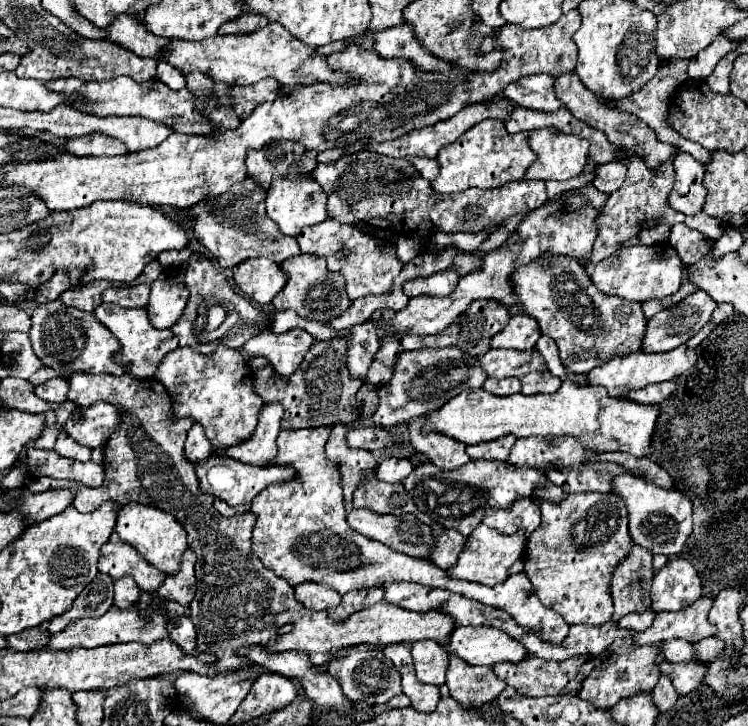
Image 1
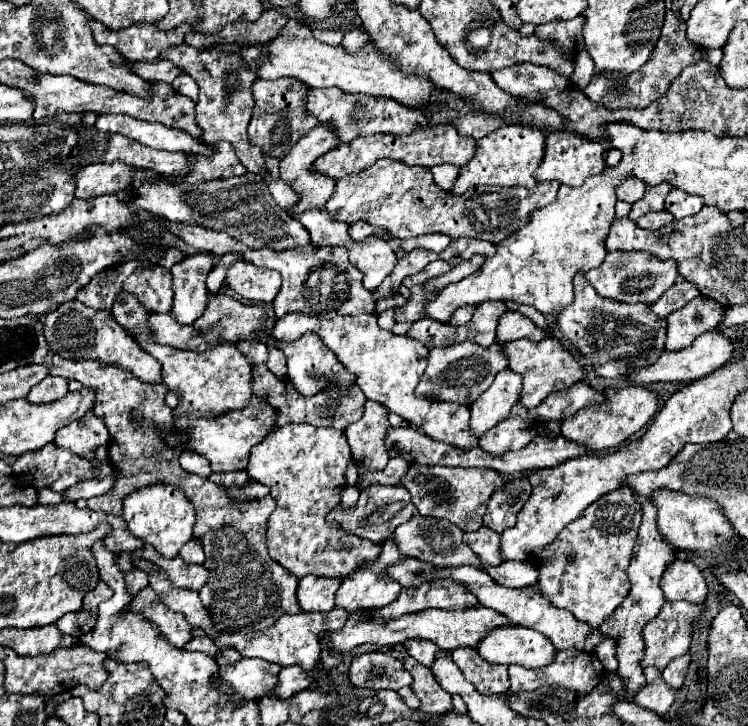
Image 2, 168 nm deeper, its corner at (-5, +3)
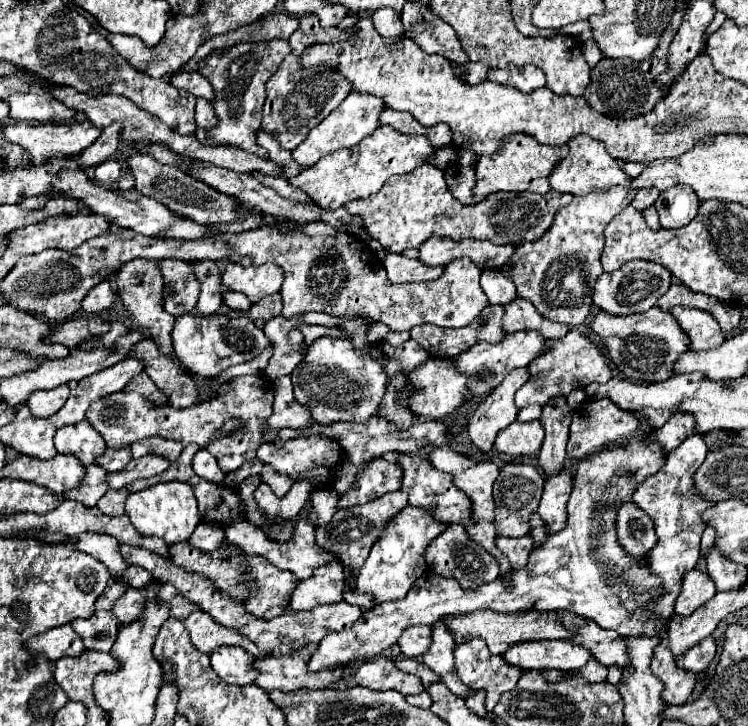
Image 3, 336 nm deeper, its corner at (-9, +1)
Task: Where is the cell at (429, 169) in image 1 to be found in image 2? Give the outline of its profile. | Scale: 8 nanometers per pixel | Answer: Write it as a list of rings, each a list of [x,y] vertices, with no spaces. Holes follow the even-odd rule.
[[[441,164],[441,166],[431,168],[431,174],[435,178],[435,184],[439,188],[443,188],[443,190],[451,190],[451,186],[453,186],[453,182],[457,178],[457,172],[459,172],[459,168],[455,168],[451,164]]]

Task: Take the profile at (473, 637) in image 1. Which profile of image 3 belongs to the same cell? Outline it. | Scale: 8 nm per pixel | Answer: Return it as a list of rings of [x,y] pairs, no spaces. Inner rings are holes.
[[[539,640],[539,642],[521,642],[517,646],[511,646],[503,660],[511,662],[513,666],[519,666],[523,670],[579,670],[583,668],[591,658],[589,650],[583,650],[583,646],[575,646],[575,642],[567,640]]]

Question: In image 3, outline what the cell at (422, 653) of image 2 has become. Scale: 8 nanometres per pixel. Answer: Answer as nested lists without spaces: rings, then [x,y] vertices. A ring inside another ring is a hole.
[[[413,626],[411,630],[405,630],[399,636],[399,646],[405,658],[419,658],[427,652],[427,646],[431,642],[431,628],[429,626]]]

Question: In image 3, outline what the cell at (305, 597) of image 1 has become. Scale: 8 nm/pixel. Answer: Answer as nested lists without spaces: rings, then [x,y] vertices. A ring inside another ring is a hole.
[[[329,562],[313,572],[311,578],[299,580],[291,596],[291,610],[311,610],[319,604],[343,600],[345,572],[341,562]]]

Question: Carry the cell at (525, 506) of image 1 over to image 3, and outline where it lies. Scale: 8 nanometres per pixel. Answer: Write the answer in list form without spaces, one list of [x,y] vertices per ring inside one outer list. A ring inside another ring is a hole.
[[[507,462],[495,484],[493,484],[493,498],[495,498],[495,526],[499,536],[515,538],[515,536],[525,536],[531,530],[531,514],[539,506],[539,498],[543,494],[543,482],[545,478],[537,472],[537,468],[529,464],[517,464],[517,462]]]

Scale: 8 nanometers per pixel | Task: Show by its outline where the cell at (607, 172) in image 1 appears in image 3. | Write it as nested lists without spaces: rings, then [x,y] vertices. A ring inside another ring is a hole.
[[[641,188],[637,194],[635,194],[635,198],[633,198],[633,206],[637,208],[637,210],[645,210],[645,208],[651,208],[653,204],[655,204],[655,200],[659,198],[659,190],[655,190],[655,188]]]

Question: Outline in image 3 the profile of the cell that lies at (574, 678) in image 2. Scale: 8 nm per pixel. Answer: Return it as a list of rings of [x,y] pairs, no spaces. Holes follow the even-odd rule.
[[[591,658],[587,662],[587,666],[583,670],[579,670],[581,676],[587,680],[587,682],[603,682],[607,680],[607,666],[603,666],[601,662],[597,662],[595,658]]]

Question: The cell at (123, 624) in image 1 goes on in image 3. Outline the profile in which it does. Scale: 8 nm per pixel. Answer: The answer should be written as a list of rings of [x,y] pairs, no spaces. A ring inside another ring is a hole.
[[[163,584],[159,590],[161,590],[159,598],[163,602],[169,602],[173,606],[173,602],[177,600],[177,610],[171,608],[171,616],[179,618],[185,624],[185,628],[191,634],[191,642],[199,652],[213,652],[219,646],[241,646],[255,658],[263,656],[263,652],[247,636],[227,626],[219,626],[209,614],[203,614],[199,606],[195,606],[193,602],[187,602],[187,598],[183,598],[183,594],[175,590],[175,586]]]

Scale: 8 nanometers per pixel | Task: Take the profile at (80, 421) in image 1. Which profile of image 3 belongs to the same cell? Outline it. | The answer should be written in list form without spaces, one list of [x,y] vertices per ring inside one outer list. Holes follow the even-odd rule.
[[[83,420],[75,426],[63,426],[55,434],[55,448],[59,454],[73,454],[83,466],[87,466],[95,460],[95,456],[103,454],[107,446],[101,434],[87,420]]]

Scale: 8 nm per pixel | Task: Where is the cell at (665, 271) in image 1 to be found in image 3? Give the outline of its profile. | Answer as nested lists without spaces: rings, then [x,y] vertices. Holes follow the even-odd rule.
[[[631,260],[627,264],[623,264],[619,270],[611,272],[611,274],[603,274],[597,278],[595,284],[595,292],[593,292],[593,302],[603,308],[609,314],[615,316],[627,316],[627,314],[635,314],[635,312],[647,312],[649,308],[653,308],[657,304],[657,300],[661,298],[661,294],[665,294],[671,286],[671,272],[655,262],[647,262],[647,260]]]

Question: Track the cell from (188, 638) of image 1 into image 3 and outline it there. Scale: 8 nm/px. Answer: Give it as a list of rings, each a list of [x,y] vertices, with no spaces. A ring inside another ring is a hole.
[[[223,646],[211,652],[211,666],[227,684],[253,684],[257,674],[251,662],[255,662],[255,658],[239,646]]]

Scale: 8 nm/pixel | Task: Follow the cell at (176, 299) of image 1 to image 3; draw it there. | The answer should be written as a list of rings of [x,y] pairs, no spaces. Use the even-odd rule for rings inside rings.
[[[193,262],[195,274],[201,280],[201,294],[197,300],[197,312],[203,316],[215,314],[223,304],[223,286],[221,286],[221,272],[215,262]]]

